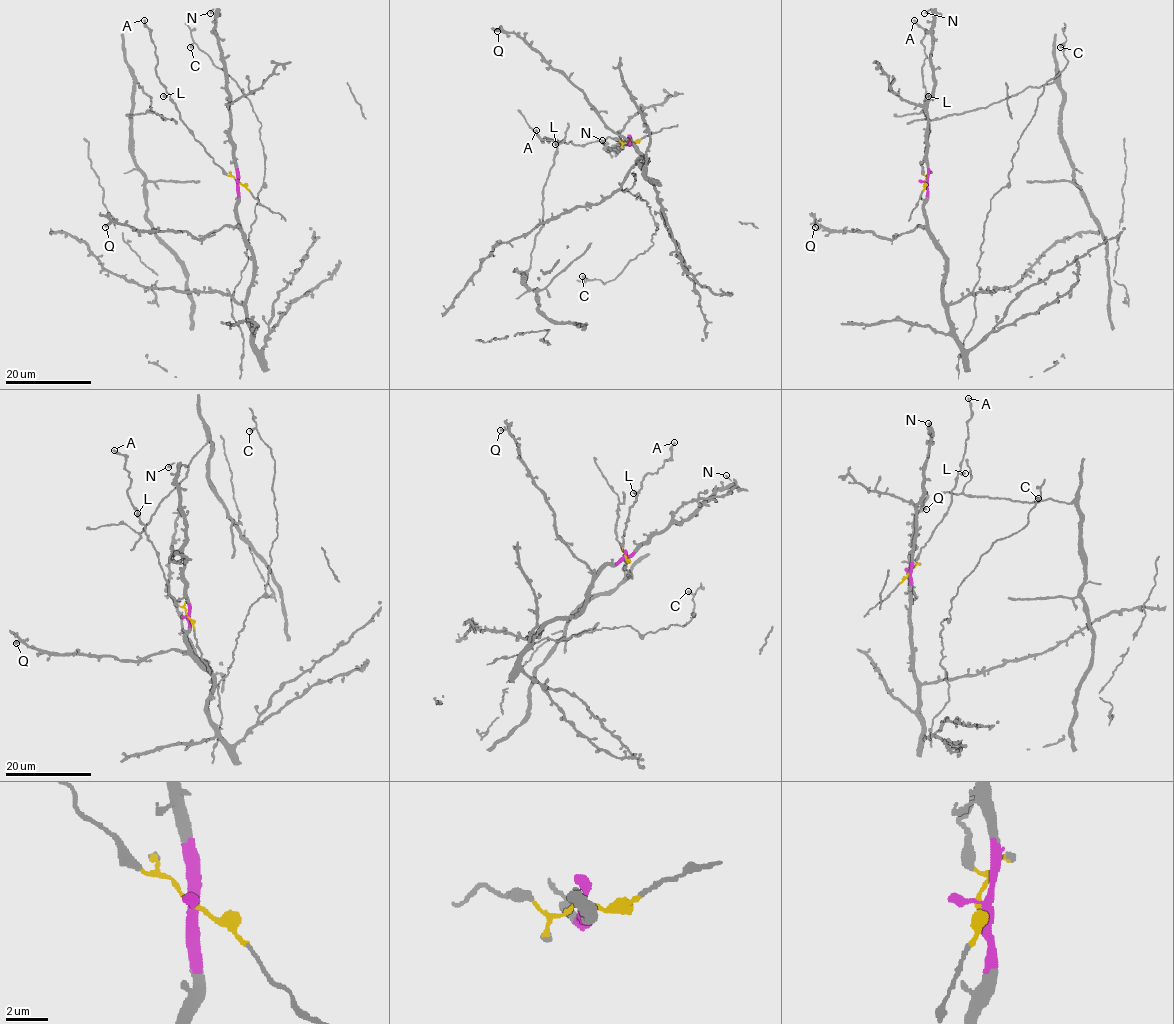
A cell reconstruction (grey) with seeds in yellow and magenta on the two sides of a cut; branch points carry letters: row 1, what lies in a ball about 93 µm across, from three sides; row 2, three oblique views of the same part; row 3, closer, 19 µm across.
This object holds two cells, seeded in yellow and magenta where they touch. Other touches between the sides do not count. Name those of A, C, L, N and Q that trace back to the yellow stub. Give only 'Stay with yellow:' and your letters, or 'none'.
Stay with yellow: A, L

